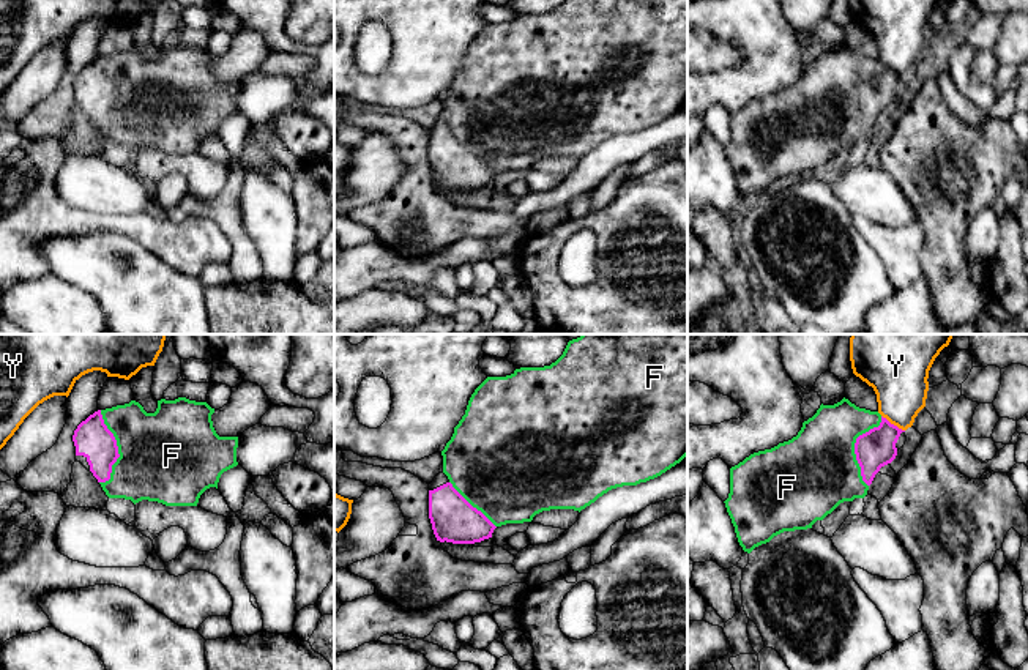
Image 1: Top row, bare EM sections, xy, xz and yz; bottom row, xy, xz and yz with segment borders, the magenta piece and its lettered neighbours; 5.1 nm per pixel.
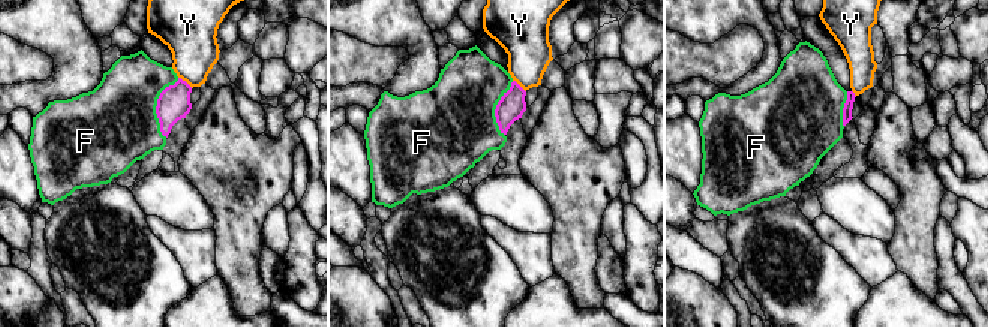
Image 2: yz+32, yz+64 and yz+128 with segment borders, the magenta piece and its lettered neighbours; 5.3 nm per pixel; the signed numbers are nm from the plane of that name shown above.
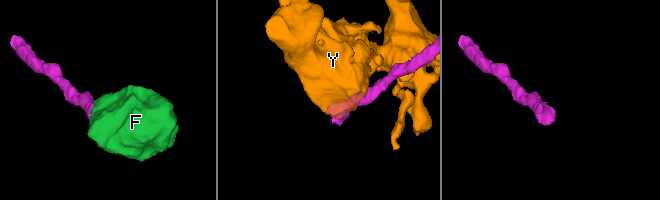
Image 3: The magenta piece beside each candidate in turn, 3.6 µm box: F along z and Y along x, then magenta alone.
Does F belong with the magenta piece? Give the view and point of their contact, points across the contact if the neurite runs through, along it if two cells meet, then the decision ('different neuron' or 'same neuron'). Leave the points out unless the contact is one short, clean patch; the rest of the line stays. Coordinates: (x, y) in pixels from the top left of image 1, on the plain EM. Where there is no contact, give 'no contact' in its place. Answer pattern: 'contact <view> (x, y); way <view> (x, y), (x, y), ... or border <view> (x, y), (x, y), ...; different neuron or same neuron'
contact xy (117, 93); same neuron

